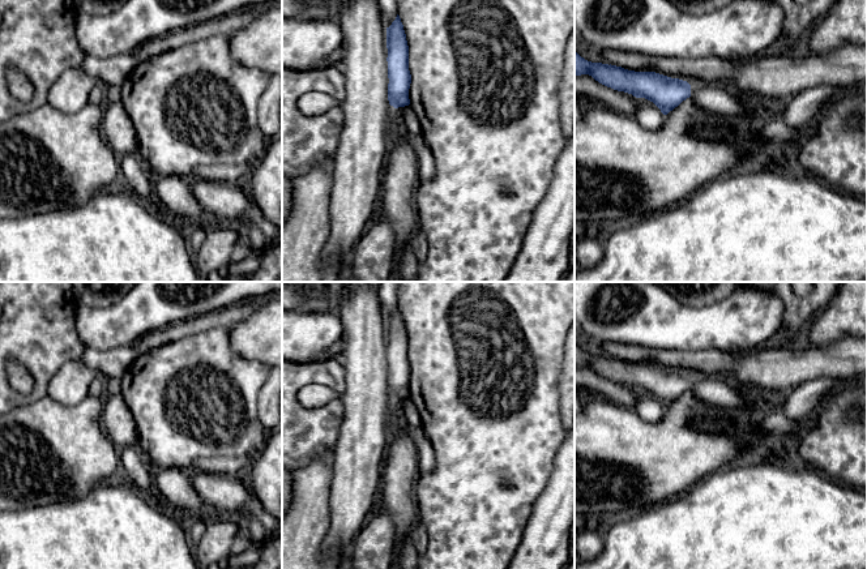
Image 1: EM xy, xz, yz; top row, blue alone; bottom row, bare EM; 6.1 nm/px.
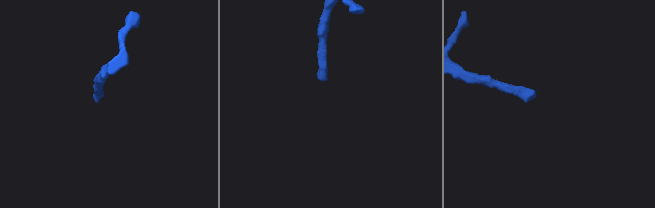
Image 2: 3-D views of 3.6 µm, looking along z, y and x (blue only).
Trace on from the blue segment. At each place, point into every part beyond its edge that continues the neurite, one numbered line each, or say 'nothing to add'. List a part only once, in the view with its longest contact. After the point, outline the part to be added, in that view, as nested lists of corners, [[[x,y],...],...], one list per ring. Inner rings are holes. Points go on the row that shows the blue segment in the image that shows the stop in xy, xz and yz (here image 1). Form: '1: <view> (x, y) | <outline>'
1: yz (718, 99) | [[[691,85],[689,98],[701,108],[729,120],[748,121],[761,114],[761,106],[757,100],[739,95],[723,86]]]

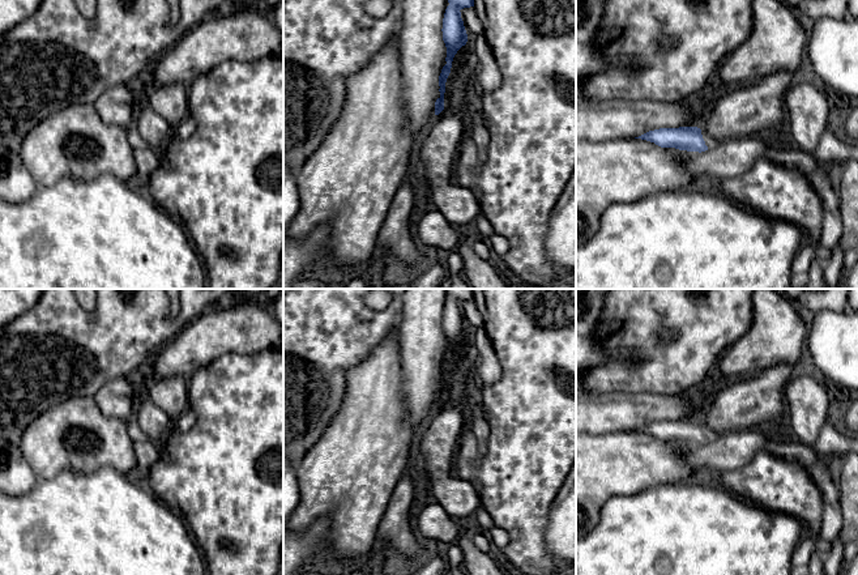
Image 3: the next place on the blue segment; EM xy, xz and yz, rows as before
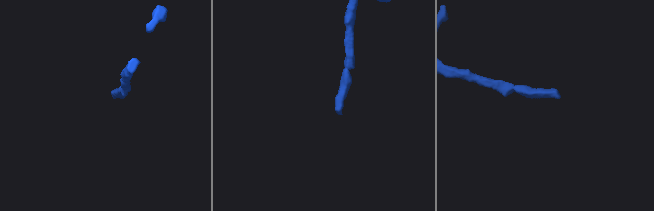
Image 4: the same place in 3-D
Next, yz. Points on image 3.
1: yz (711, 141) | [[[701,132],[701,135],[703,135],[703,139],[705,141],[705,145],[708,146],[708,149],[714,148],[720,142],[717,139],[708,135],[707,132]]]

